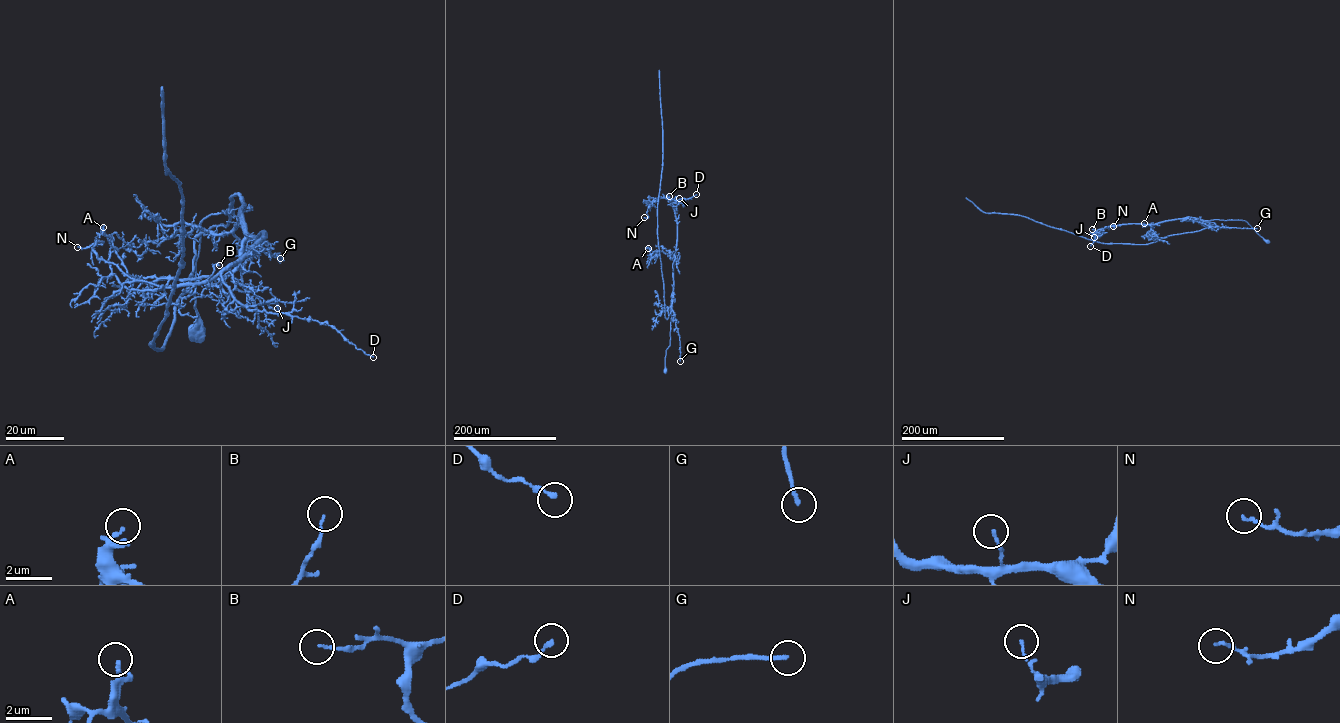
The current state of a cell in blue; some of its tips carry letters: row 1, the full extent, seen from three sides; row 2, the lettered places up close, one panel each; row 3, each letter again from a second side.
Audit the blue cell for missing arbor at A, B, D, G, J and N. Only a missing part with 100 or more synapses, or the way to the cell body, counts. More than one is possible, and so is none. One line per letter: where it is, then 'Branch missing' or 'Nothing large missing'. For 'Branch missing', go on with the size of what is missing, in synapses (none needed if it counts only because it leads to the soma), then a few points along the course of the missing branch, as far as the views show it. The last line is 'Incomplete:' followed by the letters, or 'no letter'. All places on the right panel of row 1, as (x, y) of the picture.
A: Place: (1144, 223). Nothing large missing
B: Place: (1092, 229). Nothing large missing
D: Place: (1090, 246). Nothing large missing
G: Place: (1257, 228). Nothing large missing
J: Place: (1094, 237). Nothing large missing
N: Place: (1113, 226). Nothing large missing
Incomplete: no letter

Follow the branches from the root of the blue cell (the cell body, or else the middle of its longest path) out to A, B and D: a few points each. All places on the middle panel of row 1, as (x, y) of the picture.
A: (665, 371), (666, 350), (670, 343), (674, 257), (662, 251), (651, 255), (648, 248)
B: (665, 371), (677, 235), (677, 220), (669, 196)
D: (665, 371), (677, 235), (677, 220), (670, 201), (696, 194)

